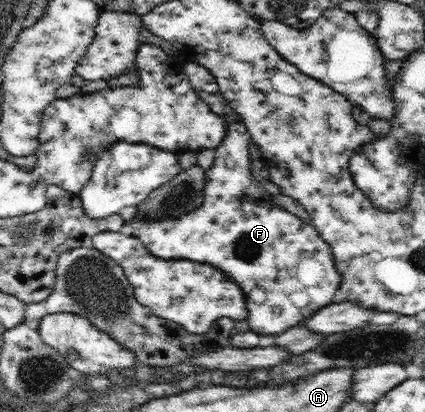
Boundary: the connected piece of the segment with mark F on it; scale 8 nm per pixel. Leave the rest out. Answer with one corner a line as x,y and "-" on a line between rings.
186,62
182,68
191,87
208,104
210,110
226,120
226,137
216,147
213,164
206,170
204,197
200,207
195,208
192,213
159,220
140,218
140,214
134,214
129,220
134,228
133,236
138,237
144,248
156,255
156,258
200,261
210,263
217,269
220,267
221,271
232,277
242,288
252,331
264,335
280,335
290,327
304,323
320,308
333,303
336,291
341,287
341,274
338,274
332,249
313,225
272,202
272,195
258,184
250,170
248,144
251,136
246,134
245,123
241,118
230,110
212,73
196,62

